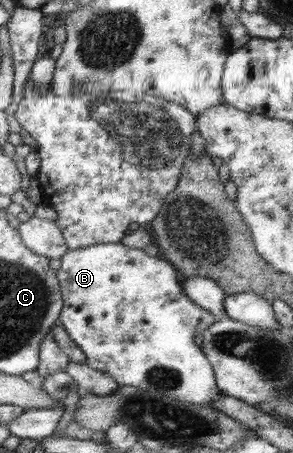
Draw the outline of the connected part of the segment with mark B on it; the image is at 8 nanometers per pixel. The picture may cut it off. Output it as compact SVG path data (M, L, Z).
M101 243L88 248L70 250L67 255L62 256L60 262L62 263L60 264L61 268L57 272L63 288L64 311L59 316L58 322L67 329L71 339L83 349L87 355L85 364L89 368L110 376L118 385L134 386L143 388L144 390L157 390L173 399L188 401L204 408L213 408L215 400L222 392L219 390L216 380L214 380L214 366L206 360L206 356L202 354L202 350L194 344L194 336L196 334L203 334L207 328L210 328L217 321L217 318L208 312L208 310L200 308L190 297L186 296L187 292L184 292L184 288L182 288L182 284L178 280L178 272L174 270L174 265L168 264L168 262L164 262L160 258L144 254L140 248L130 248L120 243Z

